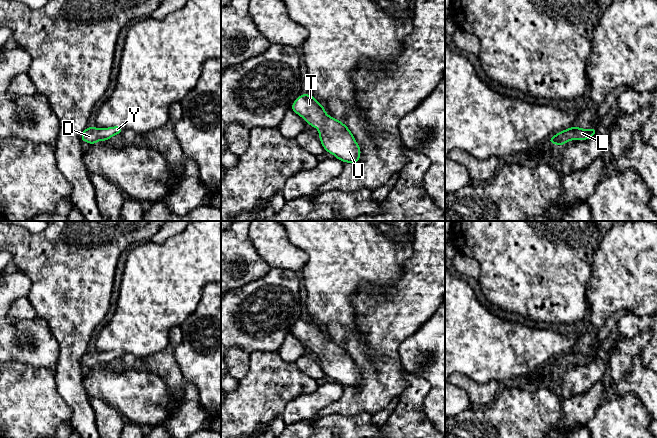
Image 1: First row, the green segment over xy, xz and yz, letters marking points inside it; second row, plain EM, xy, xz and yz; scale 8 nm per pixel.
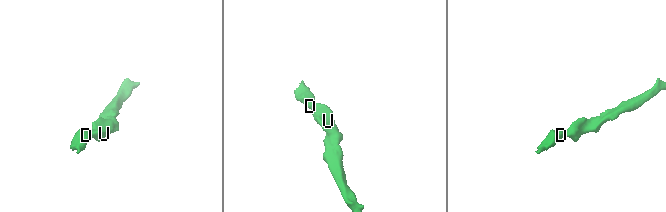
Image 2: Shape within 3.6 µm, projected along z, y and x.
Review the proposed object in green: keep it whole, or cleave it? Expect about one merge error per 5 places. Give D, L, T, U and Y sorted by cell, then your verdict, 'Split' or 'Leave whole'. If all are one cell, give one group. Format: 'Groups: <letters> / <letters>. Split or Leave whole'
Groups: D L T U Y. Leave whole

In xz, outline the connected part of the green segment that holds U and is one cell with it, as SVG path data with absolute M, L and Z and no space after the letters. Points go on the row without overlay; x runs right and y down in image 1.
M301 318L291 333L307 348L318 353L319 363L326 376L347 387L359 387L361 374L349 352L329 340L325 332L310 318Z

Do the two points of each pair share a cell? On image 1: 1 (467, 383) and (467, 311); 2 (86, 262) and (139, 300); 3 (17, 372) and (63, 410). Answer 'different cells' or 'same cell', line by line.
1: different cells
2: different cells
3: same cell

